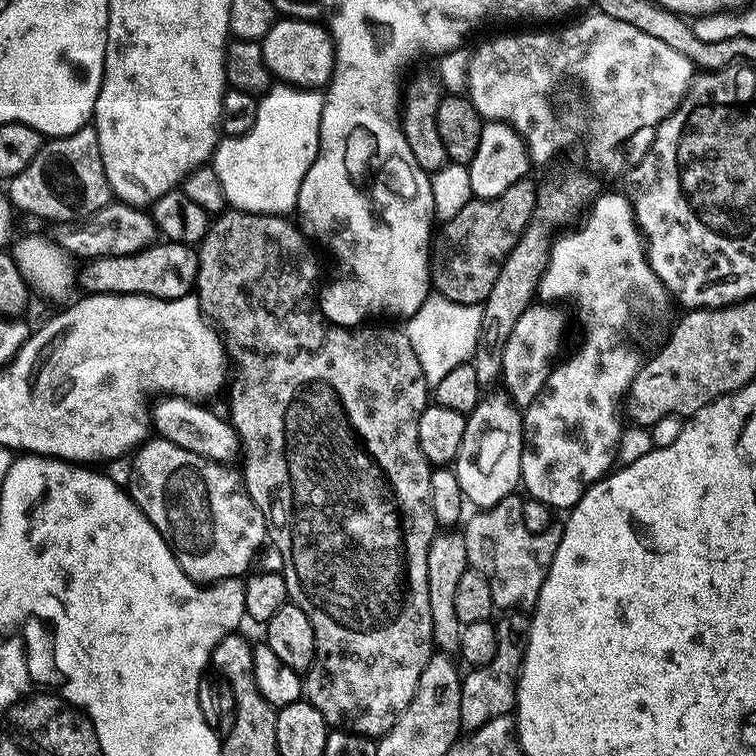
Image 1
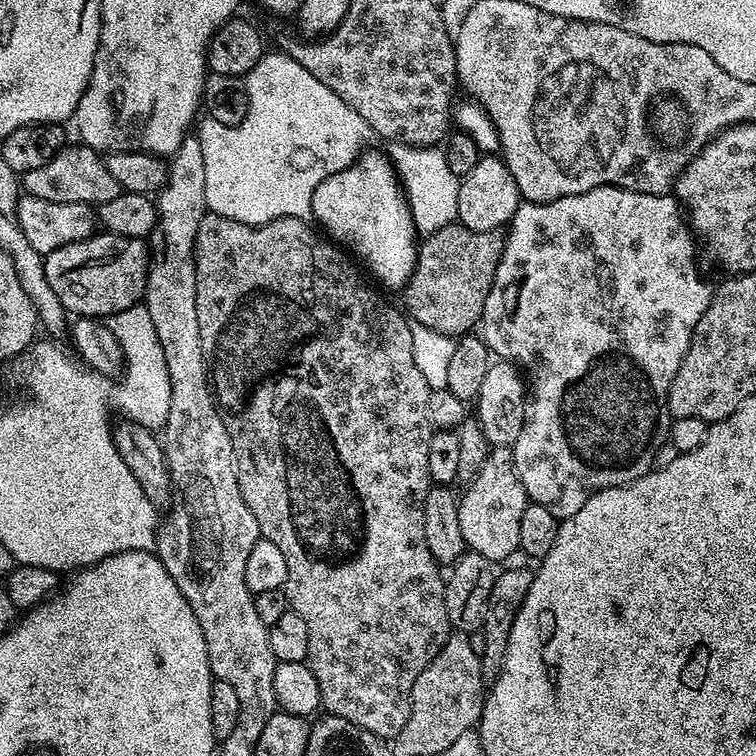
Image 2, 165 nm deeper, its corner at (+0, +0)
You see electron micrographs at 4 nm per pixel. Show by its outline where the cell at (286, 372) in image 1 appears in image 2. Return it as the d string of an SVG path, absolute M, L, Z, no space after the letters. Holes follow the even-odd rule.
M208 212L196 235L198 330L204 357L210 365L210 392L217 408L223 412L224 425L234 446L242 498L246 498L246 506L250 506L250 514L254 514L258 522L261 537L274 542L286 557L288 577L283 590L288 596L289 609L306 622L310 634L306 663L314 678L318 678L323 711L330 716L346 718L346 722L354 722L354 726L362 726L362 730L370 730L370 734L388 742L400 733L402 726L406 726L406 718L410 718L412 691L414 682L418 682L418 674L426 670L450 635L444 597L445 577L441 565L430 554L430 546L426 546L426 534L422 530L422 510L430 487L430 438L434 431L426 414L426 402L430 402L432 389L414 362L409 317L399 307L392 308L390 301L383 300L360 277L361 269L351 262L343 247L321 235L308 220L291 216L269 224L243 224Z

